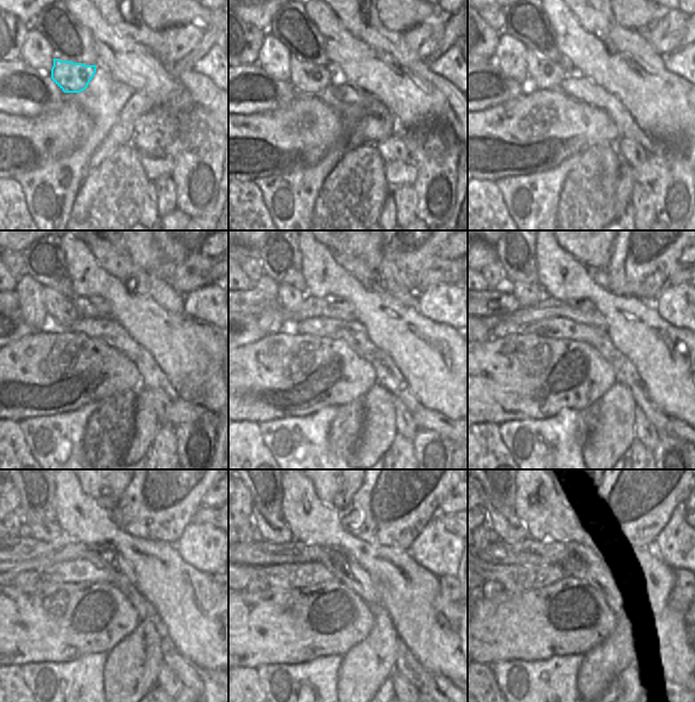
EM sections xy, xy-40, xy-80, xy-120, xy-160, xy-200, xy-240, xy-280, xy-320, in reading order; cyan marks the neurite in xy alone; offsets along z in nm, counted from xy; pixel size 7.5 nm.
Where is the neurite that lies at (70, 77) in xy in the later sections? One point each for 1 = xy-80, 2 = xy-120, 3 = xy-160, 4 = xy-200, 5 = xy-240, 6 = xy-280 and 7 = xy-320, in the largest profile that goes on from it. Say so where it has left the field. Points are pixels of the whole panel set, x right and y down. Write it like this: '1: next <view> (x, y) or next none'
1: next xy-80 (543, 75)
2: next xy-120 (62, 310)
3: next xy-160 (290, 299)
4: next xy-200 (526, 294)
5: next xy-240 (34, 527)
6: next xy-280 (271, 528)
7: next xy-320 (504, 523)

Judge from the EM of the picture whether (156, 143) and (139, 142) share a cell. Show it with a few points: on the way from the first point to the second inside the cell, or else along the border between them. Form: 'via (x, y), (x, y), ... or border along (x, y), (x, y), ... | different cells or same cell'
via (152, 142), (143, 142) | same cell

